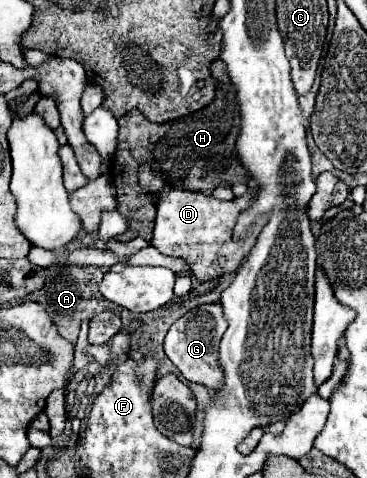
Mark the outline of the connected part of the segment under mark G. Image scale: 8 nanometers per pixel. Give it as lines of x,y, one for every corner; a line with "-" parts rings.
201,304
197,308
187,310
179,320
175,320
175,324
171,324
165,336
165,354
187,380
199,382
211,390
217,390
221,388
221,382
223,382
223,372
217,364
217,350
225,330
227,330
227,322
223,318
221,306

